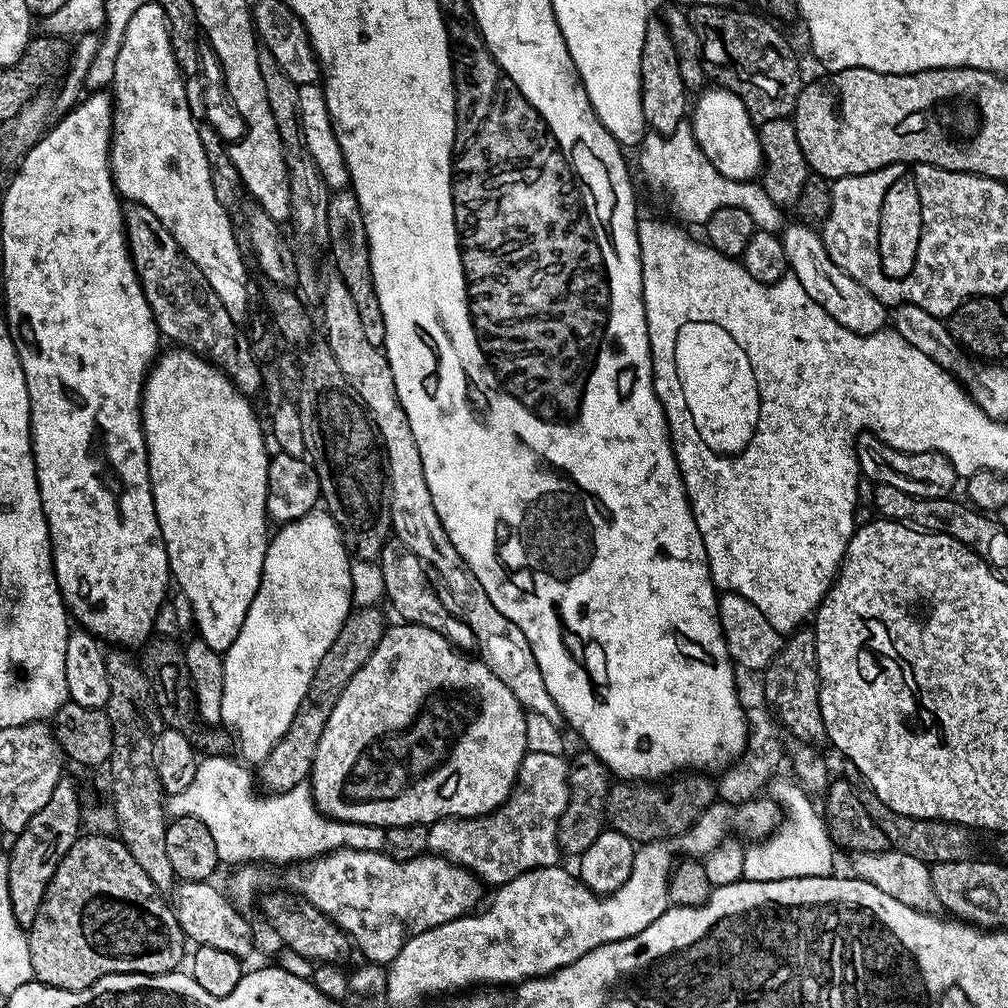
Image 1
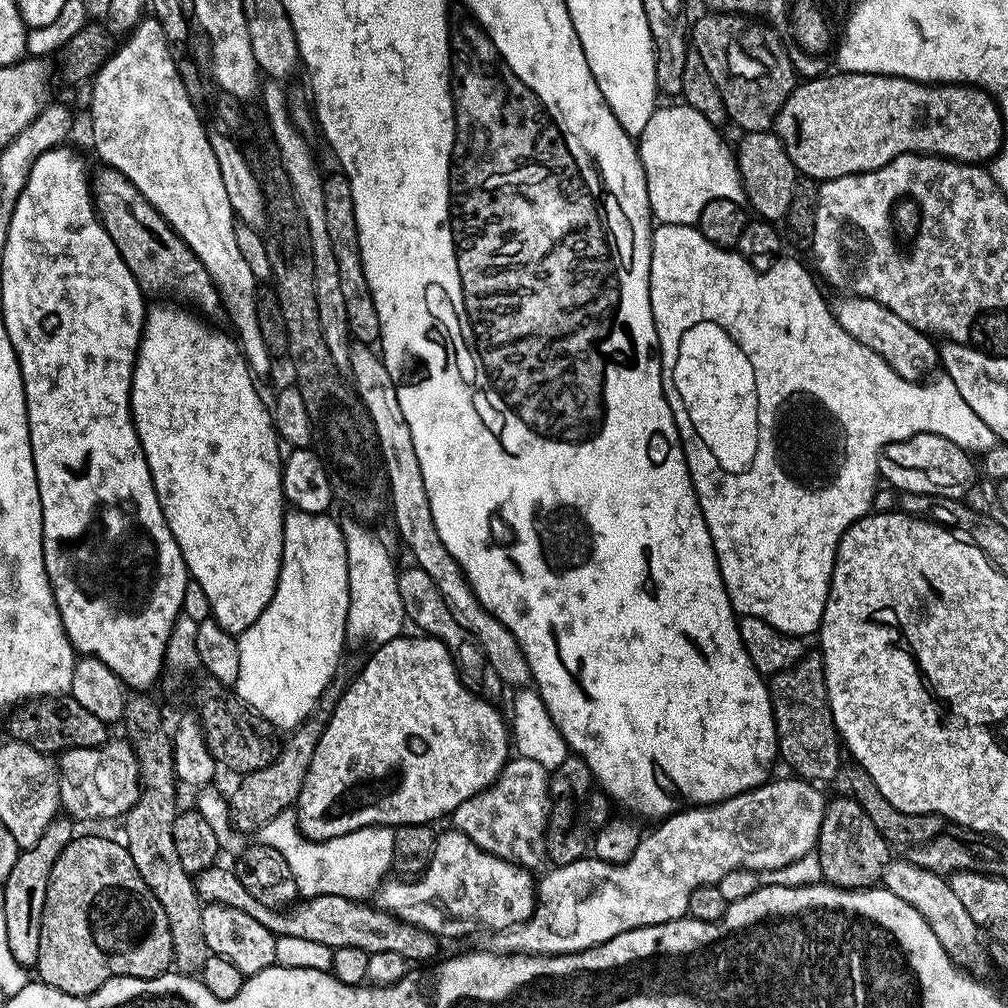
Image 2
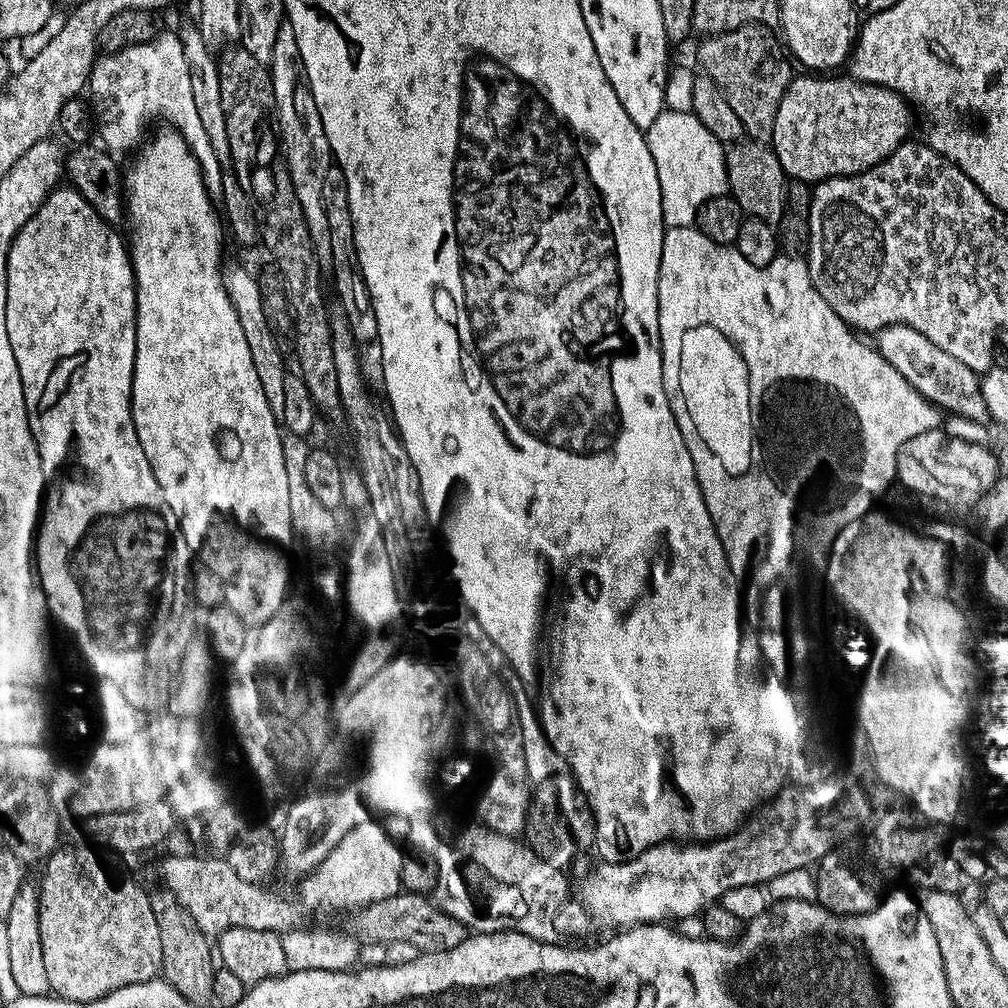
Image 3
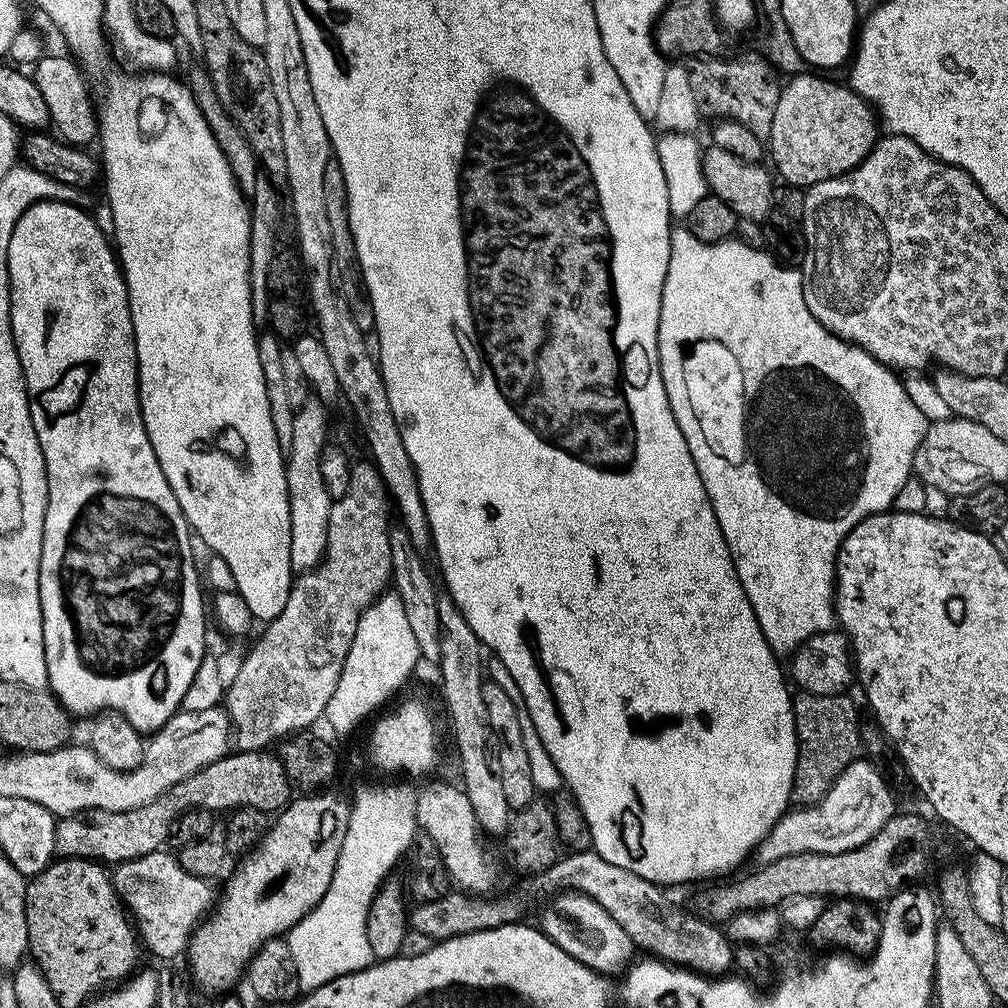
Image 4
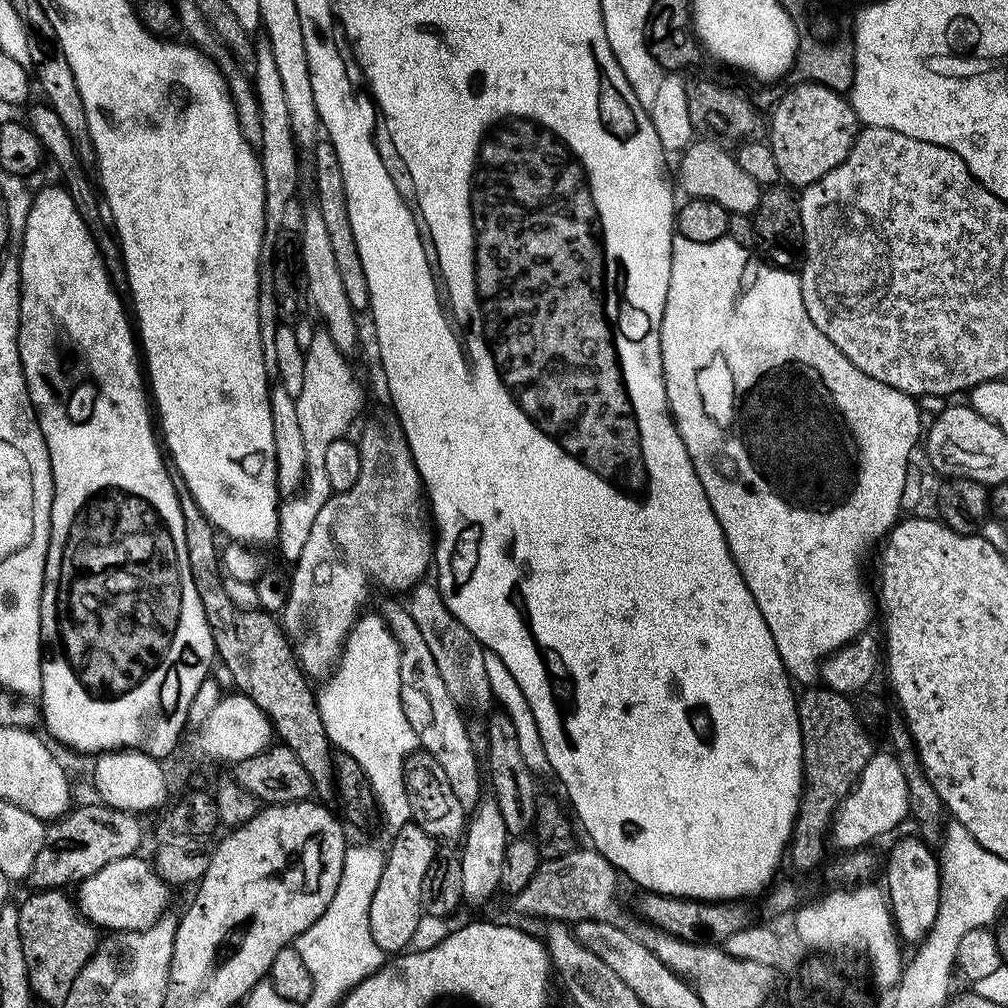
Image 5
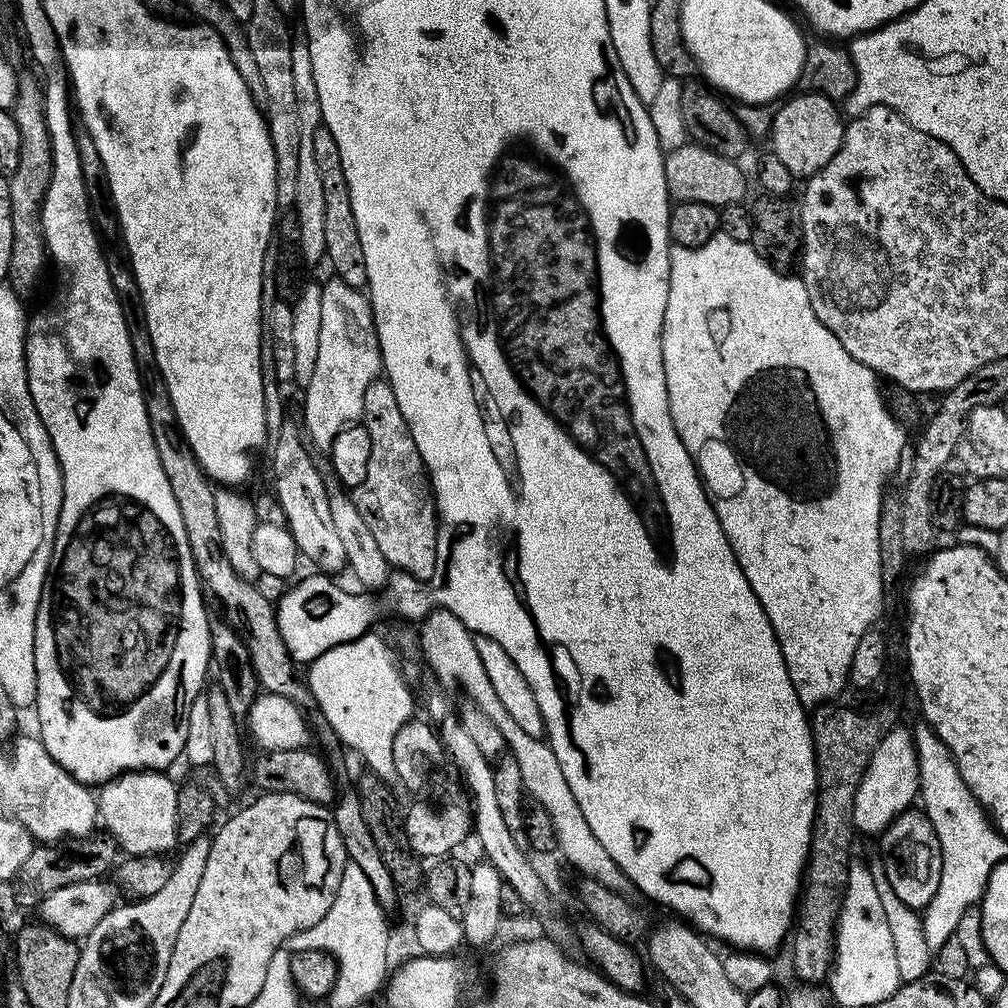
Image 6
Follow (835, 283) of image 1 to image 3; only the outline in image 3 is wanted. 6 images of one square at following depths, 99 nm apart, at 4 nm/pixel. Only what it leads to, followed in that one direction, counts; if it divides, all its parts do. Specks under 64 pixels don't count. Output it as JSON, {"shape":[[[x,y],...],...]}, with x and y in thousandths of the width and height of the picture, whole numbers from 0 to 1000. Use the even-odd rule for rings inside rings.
{"shape":[[[884,321],[868,330],[867,344],[879,359],[883,359],[883,363],[887,363],[887,367],[891,367],[891,371],[895,371],[895,375],[899,375],[899,379],[903,379],[903,383],[907,383],[907,387],[911,387],[911,391],[918,393],[930,405],[938,410],[945,409],[956,417],[981,416],[972,386],[973,374],[962,367],[962,363],[950,359],[950,355],[938,351],[938,347],[927,343],[919,331],[911,331],[911,327],[898,321]]]}

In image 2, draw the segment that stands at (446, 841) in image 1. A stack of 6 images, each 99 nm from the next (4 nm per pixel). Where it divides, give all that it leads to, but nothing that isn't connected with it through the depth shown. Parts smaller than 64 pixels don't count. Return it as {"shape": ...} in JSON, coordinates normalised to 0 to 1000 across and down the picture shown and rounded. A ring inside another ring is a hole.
{"shape":[[[509,749],[500,757],[499,764],[485,782],[462,792],[458,800],[449,804],[447,820],[466,831],[466,835],[478,844],[517,861],[532,863],[542,853],[540,828],[546,801],[545,769],[545,763],[534,760],[534,756]]]}

